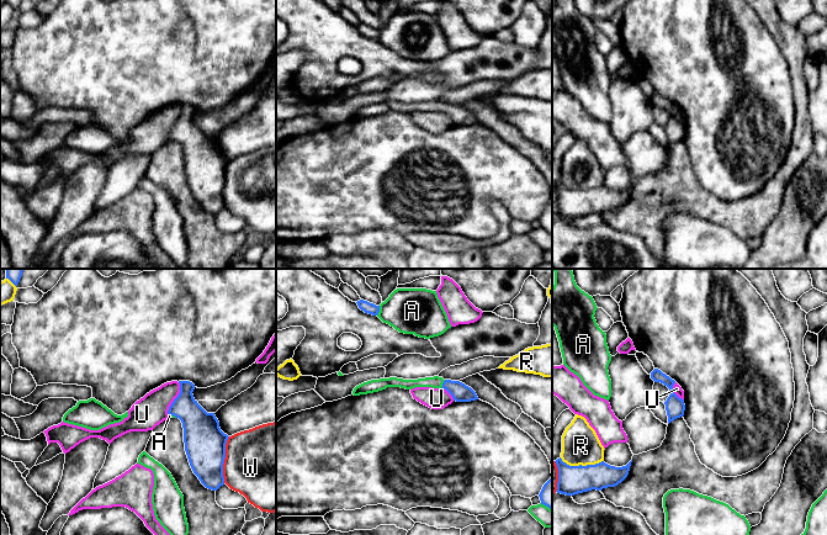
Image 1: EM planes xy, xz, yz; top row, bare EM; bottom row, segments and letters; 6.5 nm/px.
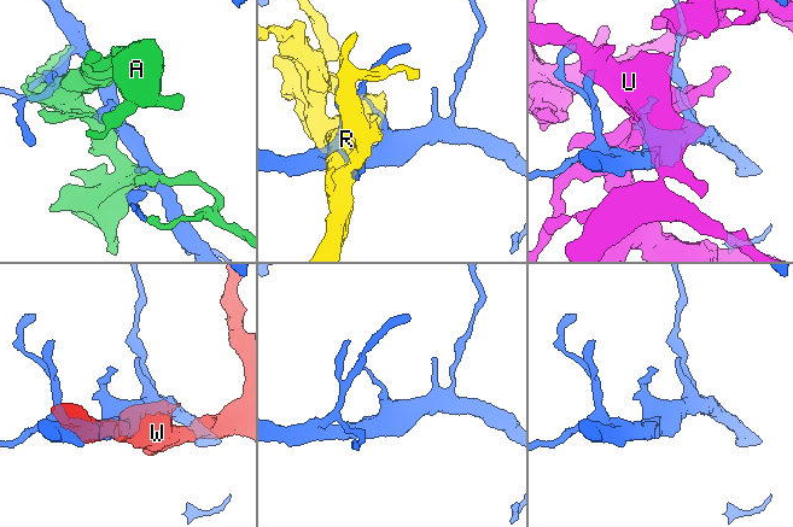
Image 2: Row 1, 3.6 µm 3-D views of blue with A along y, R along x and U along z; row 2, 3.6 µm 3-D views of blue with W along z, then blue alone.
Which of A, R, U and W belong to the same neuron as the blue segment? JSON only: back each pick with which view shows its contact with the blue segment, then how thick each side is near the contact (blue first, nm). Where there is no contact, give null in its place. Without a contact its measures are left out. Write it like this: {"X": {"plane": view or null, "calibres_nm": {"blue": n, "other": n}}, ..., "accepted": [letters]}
{"accepted": []}

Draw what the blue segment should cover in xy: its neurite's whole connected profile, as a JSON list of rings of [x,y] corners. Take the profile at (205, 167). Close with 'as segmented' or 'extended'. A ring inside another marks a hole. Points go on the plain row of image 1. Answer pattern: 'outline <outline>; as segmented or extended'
outline [[[179,107],[180,117],[168,138],[182,147],[185,175],[194,197],[206,212],[217,214],[224,208],[223,187],[229,160],[221,154],[214,137],[207,137],[194,122],[195,108]]]; as segmented

